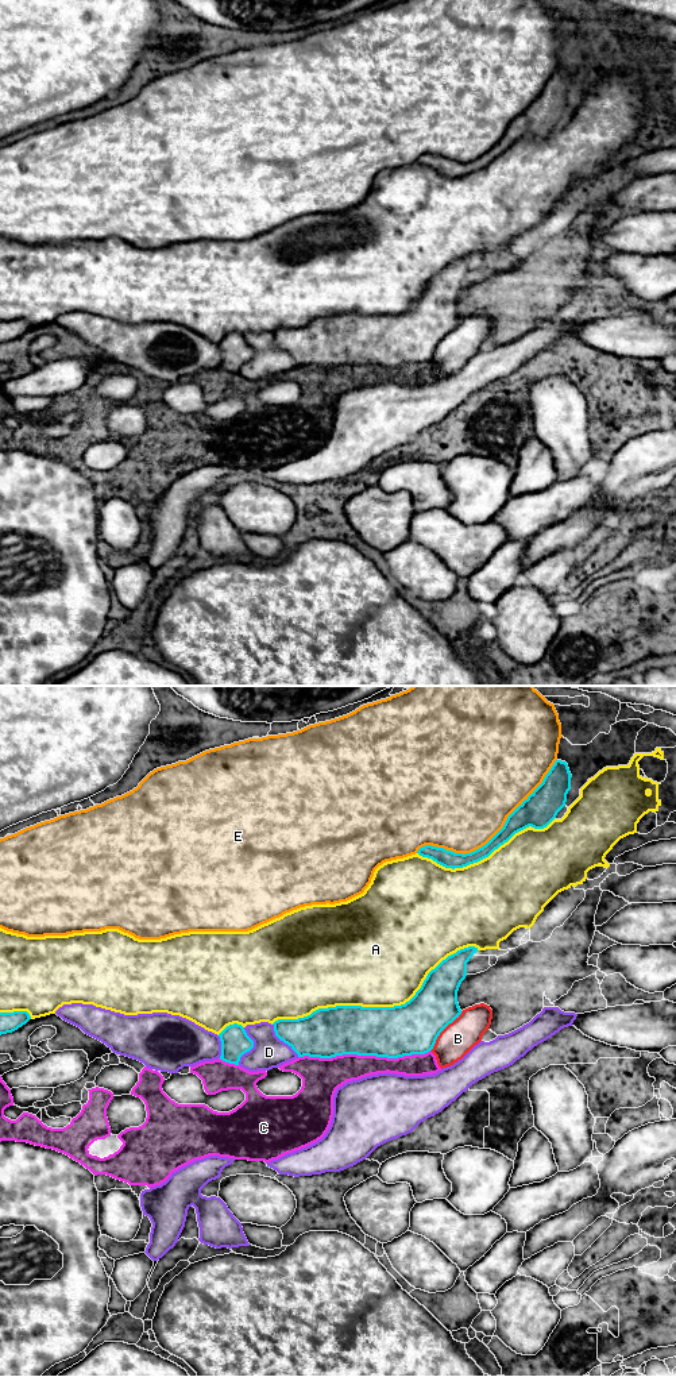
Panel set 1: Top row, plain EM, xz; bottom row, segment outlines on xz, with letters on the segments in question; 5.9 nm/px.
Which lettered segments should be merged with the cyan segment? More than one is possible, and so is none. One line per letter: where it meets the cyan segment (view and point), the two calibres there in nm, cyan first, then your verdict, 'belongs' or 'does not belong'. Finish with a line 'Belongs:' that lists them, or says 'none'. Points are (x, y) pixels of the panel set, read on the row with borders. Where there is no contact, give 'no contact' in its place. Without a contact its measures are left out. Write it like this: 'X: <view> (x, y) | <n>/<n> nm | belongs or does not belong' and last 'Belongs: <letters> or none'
A: xz (378, 1007) | 300/500 nm | does not belong
B: xz (441, 1030) | 300/200 nm | does not belong
C: xz (363, 1055) | 300/200 nm | does not belong
D: xz (252, 1046) | 170/200 nm | belongs
E: xz (494, 836) | 150/500 nm | does not belong
Belongs: D

